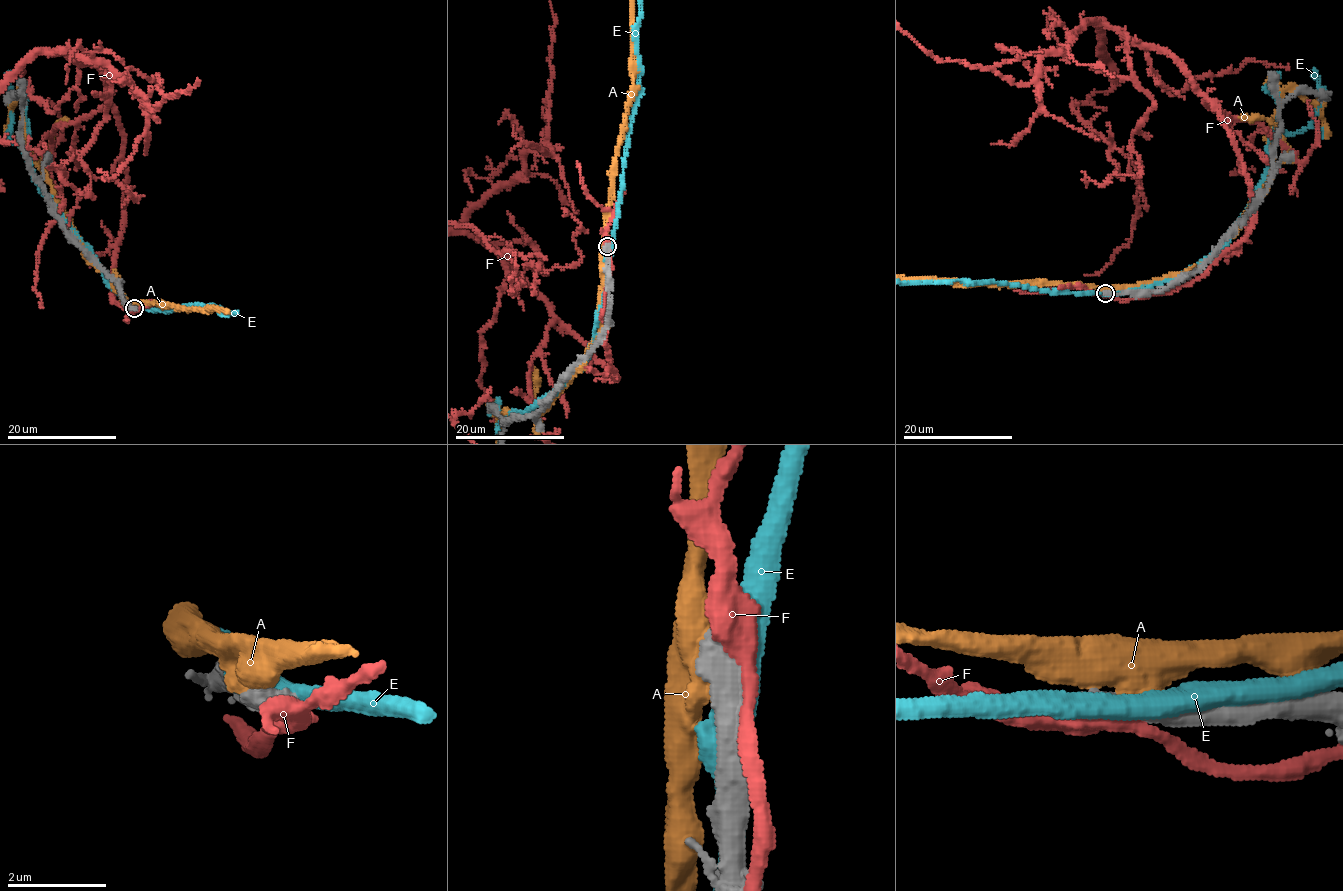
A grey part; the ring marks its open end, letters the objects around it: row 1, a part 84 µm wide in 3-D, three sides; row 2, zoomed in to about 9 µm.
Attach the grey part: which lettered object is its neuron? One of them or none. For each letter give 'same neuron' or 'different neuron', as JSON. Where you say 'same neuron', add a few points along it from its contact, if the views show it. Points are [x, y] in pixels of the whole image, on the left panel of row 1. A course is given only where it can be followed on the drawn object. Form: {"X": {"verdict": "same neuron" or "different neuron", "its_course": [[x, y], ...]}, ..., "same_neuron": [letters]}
{"A": {"verdict": "different neuron"}, "E": {"verdict": "different neuron"}, "F": {"verdict": "different neuron"}, "same_neuron": []}

